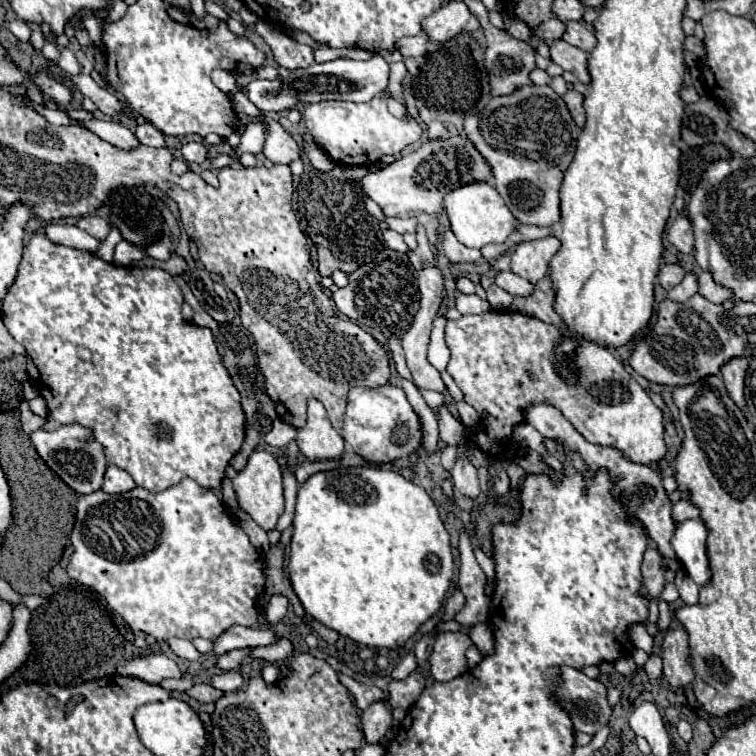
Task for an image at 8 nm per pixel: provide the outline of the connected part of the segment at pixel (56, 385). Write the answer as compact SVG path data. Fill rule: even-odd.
M34 234L30 242L24 246L22 260L18 266L18 274L8 288L4 300L2 300L2 318L16 342L20 342L26 348L26 354L30 358L28 372L32 384L38 388L38 392L44 396L48 404L48 422L44 430L56 430L58 426L78 422L82 426L88 426L94 430L94 438L102 442L106 450L108 464L122 466L130 476L134 478L136 486L146 488L150 492L162 492L174 484L178 484L184 478L196 480L202 488L220 488L224 480L224 470L230 464L232 456L240 450L244 442L244 414L240 406L240 394L230 382L230 376L226 374L226 368L222 366L222 358L218 358L218 350L214 344L214 336L210 328L200 328L182 318L182 292L174 278L158 268L124 268L116 264L108 264L100 260L92 252L68 248L50 242L44 234Z

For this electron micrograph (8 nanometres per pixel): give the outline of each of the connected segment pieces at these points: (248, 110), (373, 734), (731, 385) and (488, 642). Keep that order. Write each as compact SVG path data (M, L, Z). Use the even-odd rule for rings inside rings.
M238 90L234 96L232 96L232 104L234 104L234 110L240 114L248 114L248 116L258 116L260 114L260 110L248 100L248 96L242 92L242 90Z
M378 700L374 704L370 704L364 712L362 712L362 730L368 742L378 744L382 740L382 736L386 734L386 730L392 726L392 714L390 708L386 706L386 702Z
M734 358L734 362L728 362L722 366L722 378L728 396L736 402L736 406L748 416L748 406L744 402L744 378L748 372L748 358Z
M478 622L476 624L476 646L482 652L482 656L486 656L486 654L490 654L490 650L494 650L492 632L490 632L486 622Z

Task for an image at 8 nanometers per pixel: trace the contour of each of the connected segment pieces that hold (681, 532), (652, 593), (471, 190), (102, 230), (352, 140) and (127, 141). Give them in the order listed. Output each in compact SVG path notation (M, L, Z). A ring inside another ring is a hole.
M696 518L680 522L672 538L672 546L676 550L678 560L684 564L688 576L698 586L708 584L712 578L706 554L706 536L708 536L706 522L702 518Z
M650 546L644 554L644 564L642 564L642 578L644 578L642 594L646 594L648 598L656 598L666 586L664 564L666 562L664 562L662 554L654 546Z
M486 182L468 184L468 186L462 186L462 188L446 194L444 210L450 218L452 232L468 248L482 248L486 244L502 244L502 242L506 242L506 238L510 236L510 232L516 226L516 218L504 204L502 196L496 192L494 186L490 186Z
M84 216L84 218L78 220L78 228L86 230L90 236L94 236L98 240L104 240L112 226L110 226L108 220L104 220L100 216Z
M372 98L370 102L356 104L344 100L326 100L306 104L304 110L306 130L314 136L314 142L340 164L374 164L386 154L398 154L422 136L422 126L414 116L396 118L388 112L384 98Z
M86 120L80 122L84 128L88 128L90 132L98 134L102 140L110 142L112 146L120 148L120 150L134 150L140 146L138 138L132 134L132 130L128 130L126 126L118 124L118 122L104 122L104 120Z

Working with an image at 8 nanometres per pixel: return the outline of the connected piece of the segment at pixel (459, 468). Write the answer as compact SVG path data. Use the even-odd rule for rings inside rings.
M466 456L456 458L454 468L452 468L450 474L452 474L452 482L454 482L454 486L456 486L464 496L476 498L476 496L480 494L476 468L474 468L474 464L472 464Z

